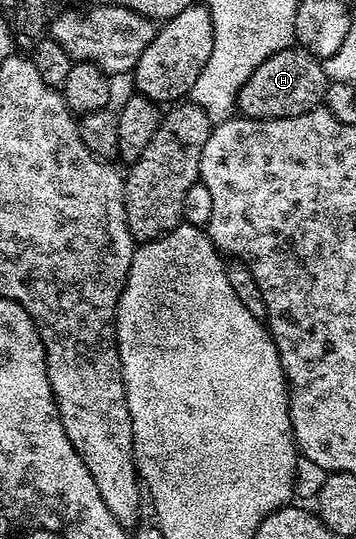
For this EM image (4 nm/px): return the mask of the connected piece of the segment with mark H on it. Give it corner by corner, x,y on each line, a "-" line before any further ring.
298,45
271,54
238,91
236,110
248,119
284,119
314,111
324,104
329,80
322,60

